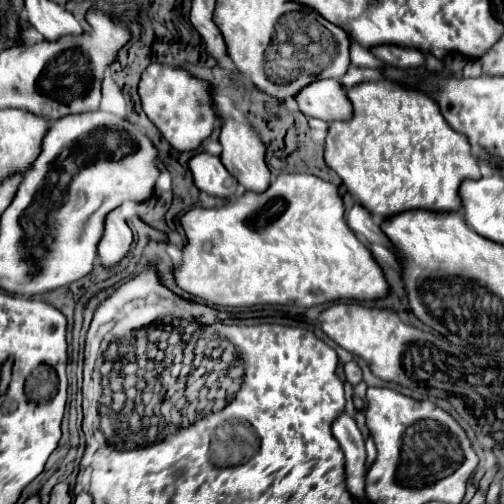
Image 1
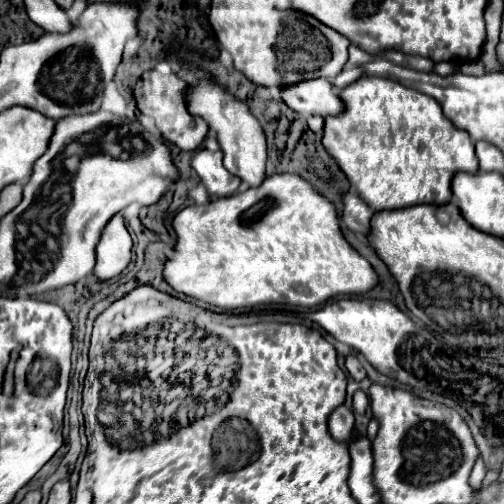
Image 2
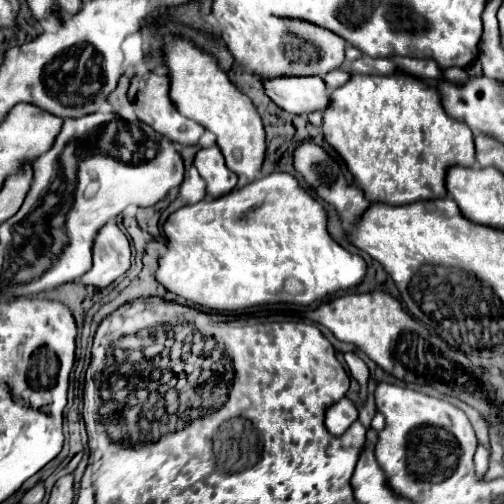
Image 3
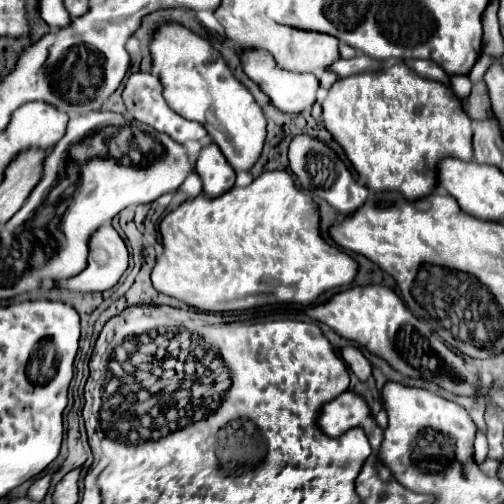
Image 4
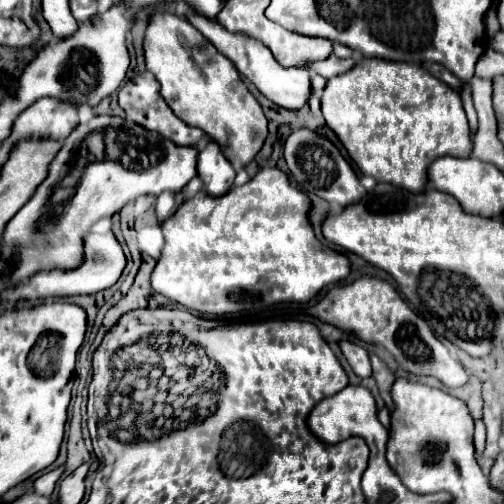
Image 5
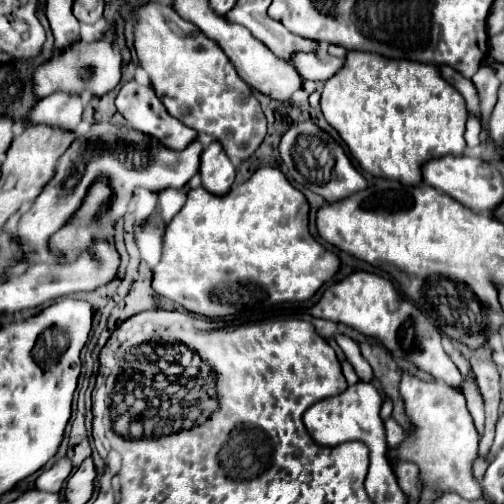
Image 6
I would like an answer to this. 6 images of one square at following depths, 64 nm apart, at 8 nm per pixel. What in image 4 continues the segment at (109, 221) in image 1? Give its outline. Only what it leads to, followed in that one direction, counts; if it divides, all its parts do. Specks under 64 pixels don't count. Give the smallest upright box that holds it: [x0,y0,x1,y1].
[56,224,128,292]

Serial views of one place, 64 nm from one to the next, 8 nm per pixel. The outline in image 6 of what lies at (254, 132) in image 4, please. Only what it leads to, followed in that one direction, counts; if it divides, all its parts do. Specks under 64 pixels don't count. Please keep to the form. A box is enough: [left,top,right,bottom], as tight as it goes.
[134,2,266,168]

